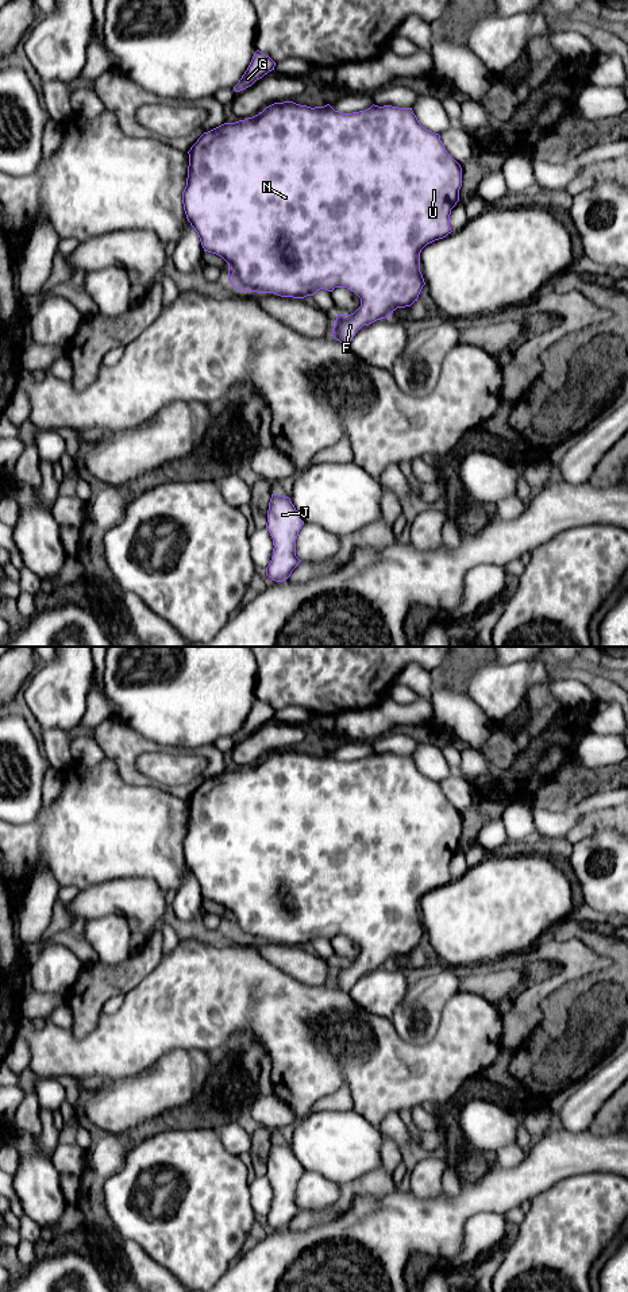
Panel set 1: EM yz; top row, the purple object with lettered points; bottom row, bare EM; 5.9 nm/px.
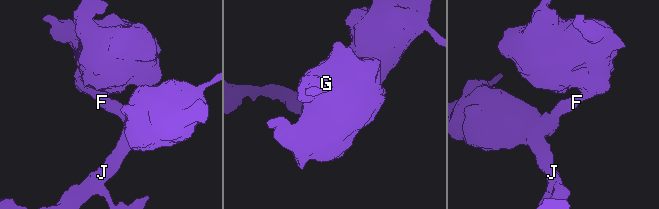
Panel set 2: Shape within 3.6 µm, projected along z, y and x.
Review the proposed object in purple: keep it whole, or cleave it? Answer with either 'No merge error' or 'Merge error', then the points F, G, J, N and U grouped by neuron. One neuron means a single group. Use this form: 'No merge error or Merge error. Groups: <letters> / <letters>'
No merge error. Groups: F G J N U

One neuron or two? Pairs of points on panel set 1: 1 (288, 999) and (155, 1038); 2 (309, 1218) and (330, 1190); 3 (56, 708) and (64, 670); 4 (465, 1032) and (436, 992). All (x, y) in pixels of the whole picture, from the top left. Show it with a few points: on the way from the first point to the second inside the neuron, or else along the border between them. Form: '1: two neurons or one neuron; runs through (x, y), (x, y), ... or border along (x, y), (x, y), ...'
1: one neuron; runs through (255, 1002), (192, 1002), (188, 1006)
2: two neurons; border along (339, 1187), (339, 1198), (332, 1204), (301, 1208)
3: one neuron; runs through (57, 698), (64, 679)
4: two neurons; border along (458, 991), (446, 1002), (439, 1029), (435, 1034)

